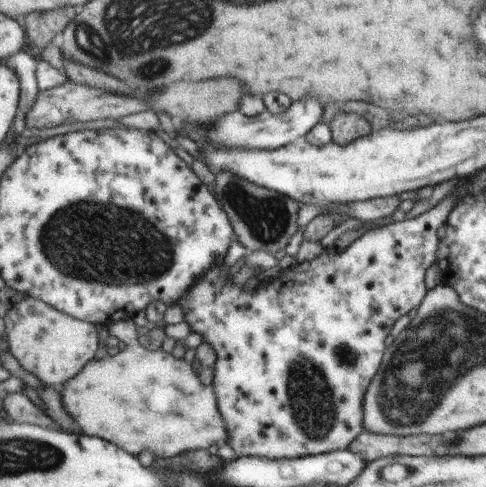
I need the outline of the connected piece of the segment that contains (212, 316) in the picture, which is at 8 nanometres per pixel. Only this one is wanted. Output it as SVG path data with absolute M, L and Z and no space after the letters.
M453 190L440 199L433 208L417 217L412 219L400 217L391 224L367 230L341 252L335 252L333 248L320 249L311 260L287 267L265 286L257 284L251 290L243 290L243 286L234 285L233 276L228 277L227 271L222 269L223 259L219 260L209 272L203 272L203 276L197 282L193 282L191 288L175 302L175 305L183 310L183 322L189 326L190 332L201 336L201 342L209 344L215 352L210 385L215 393L215 400L218 400L218 411L222 416L223 426L227 429L225 443L235 452L236 458L257 456L257 458L267 458L267 460L291 460L291 458L303 458L303 456L323 454L339 449L345 450L357 438L363 430L363 399L366 396L367 387L371 384L373 374L377 372L381 364L381 356L384 356L385 342L383 340L387 338L391 324L395 324L399 316L413 310L413 306L419 306L423 296L426 296L425 292L428 290L423 286L423 272L431 266L431 262L435 260L435 252L438 252L435 230L444 224L455 200L457 200L457 194Z

